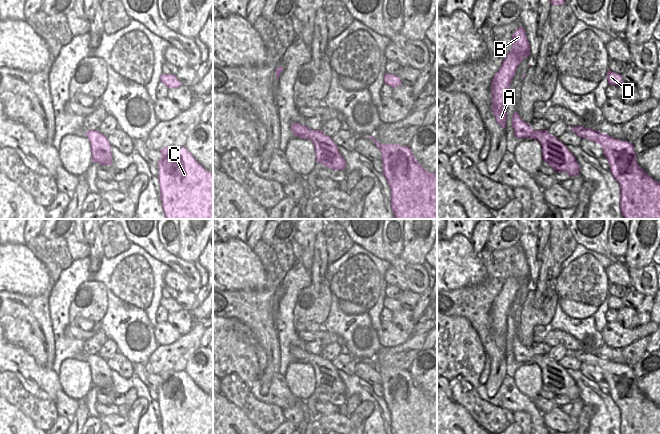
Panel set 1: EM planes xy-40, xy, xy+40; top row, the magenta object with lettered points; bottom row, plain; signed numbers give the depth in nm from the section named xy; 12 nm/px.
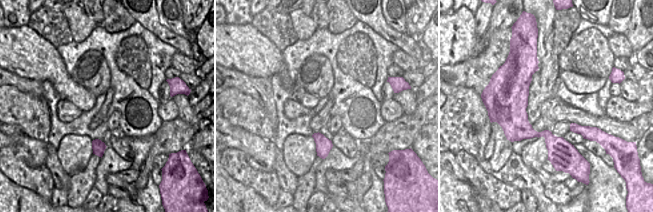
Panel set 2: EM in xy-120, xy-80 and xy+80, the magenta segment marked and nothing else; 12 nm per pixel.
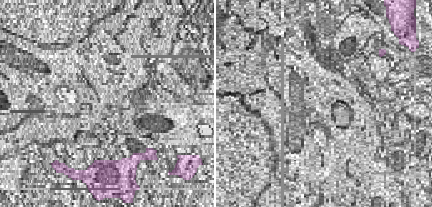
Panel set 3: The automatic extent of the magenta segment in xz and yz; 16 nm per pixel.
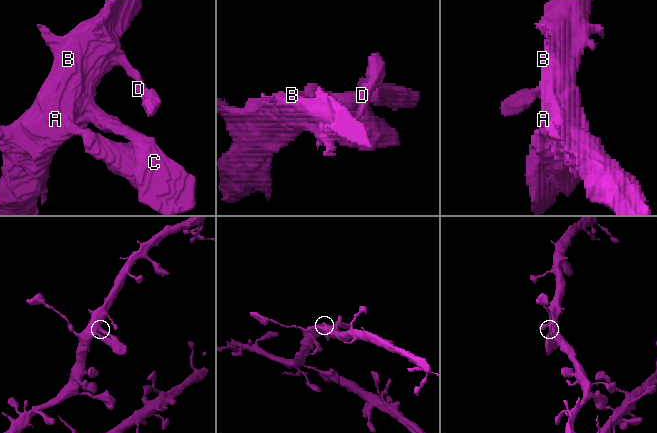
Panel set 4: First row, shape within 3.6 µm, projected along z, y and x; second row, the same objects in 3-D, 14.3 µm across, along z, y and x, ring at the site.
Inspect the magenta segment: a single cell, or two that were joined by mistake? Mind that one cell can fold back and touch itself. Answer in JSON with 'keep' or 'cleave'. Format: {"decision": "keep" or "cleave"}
{"decision": "keep"}

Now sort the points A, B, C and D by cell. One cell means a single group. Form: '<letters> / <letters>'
A B C D

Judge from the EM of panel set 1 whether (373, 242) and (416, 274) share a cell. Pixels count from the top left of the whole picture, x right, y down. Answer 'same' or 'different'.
same

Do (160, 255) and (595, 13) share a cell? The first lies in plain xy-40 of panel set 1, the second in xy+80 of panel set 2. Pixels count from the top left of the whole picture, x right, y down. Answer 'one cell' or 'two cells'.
one cell

